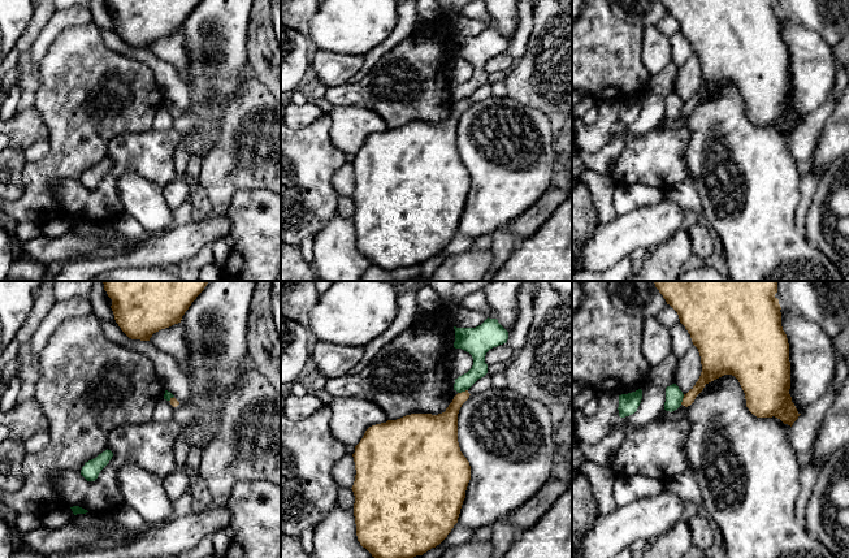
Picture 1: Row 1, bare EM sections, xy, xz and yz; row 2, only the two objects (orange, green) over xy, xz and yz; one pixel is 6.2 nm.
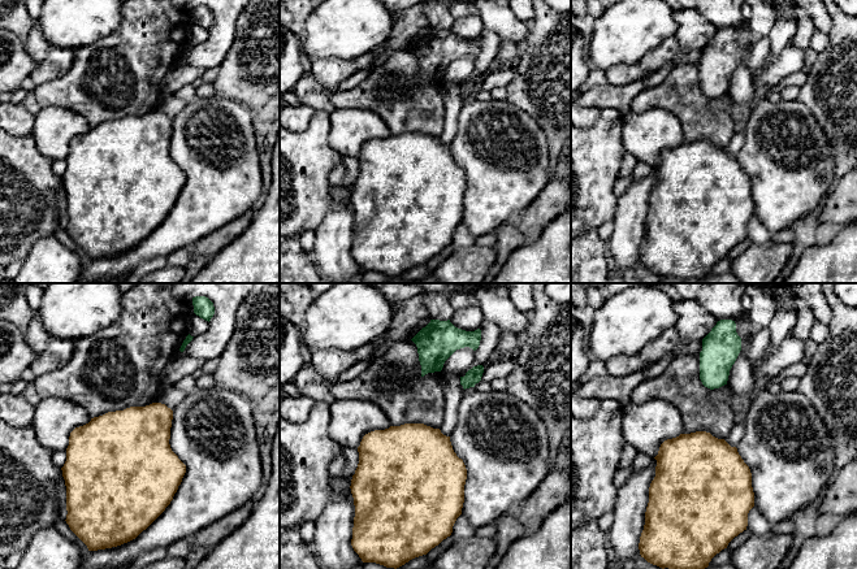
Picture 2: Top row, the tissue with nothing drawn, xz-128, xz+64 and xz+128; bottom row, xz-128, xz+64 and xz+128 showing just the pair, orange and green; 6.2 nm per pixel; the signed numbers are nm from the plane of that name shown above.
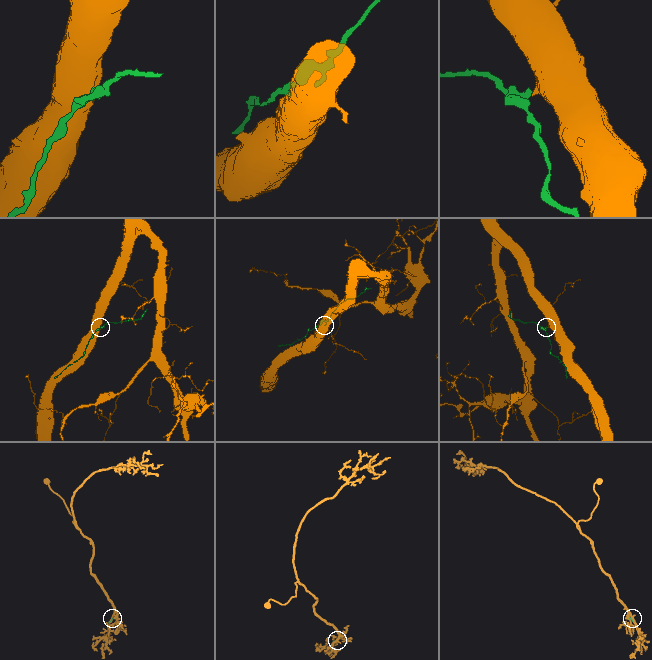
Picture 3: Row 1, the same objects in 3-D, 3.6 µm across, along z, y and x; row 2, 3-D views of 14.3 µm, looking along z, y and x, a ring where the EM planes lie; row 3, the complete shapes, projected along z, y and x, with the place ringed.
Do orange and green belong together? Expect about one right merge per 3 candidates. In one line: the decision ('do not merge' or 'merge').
do not merge

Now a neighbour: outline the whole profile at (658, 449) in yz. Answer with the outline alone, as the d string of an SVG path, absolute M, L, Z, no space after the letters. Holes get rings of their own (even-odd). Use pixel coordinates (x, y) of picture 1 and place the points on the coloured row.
M654 419L624 436L611 466L614 476L646 476L667 481L693 468L686 440L690 423Z

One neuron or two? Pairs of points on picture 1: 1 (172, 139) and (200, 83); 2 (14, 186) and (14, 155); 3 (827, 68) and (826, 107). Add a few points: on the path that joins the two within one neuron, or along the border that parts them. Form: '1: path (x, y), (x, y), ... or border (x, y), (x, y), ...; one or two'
1: border (173, 126), (178, 133), (180, 143); two
2: path (14, 178), (14, 163); one
3: border (831, 96), (802, 120); two

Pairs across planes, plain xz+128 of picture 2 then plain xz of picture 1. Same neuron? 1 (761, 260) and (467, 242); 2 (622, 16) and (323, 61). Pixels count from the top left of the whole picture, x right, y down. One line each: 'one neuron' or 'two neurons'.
1: two neurons
2: two neurons

